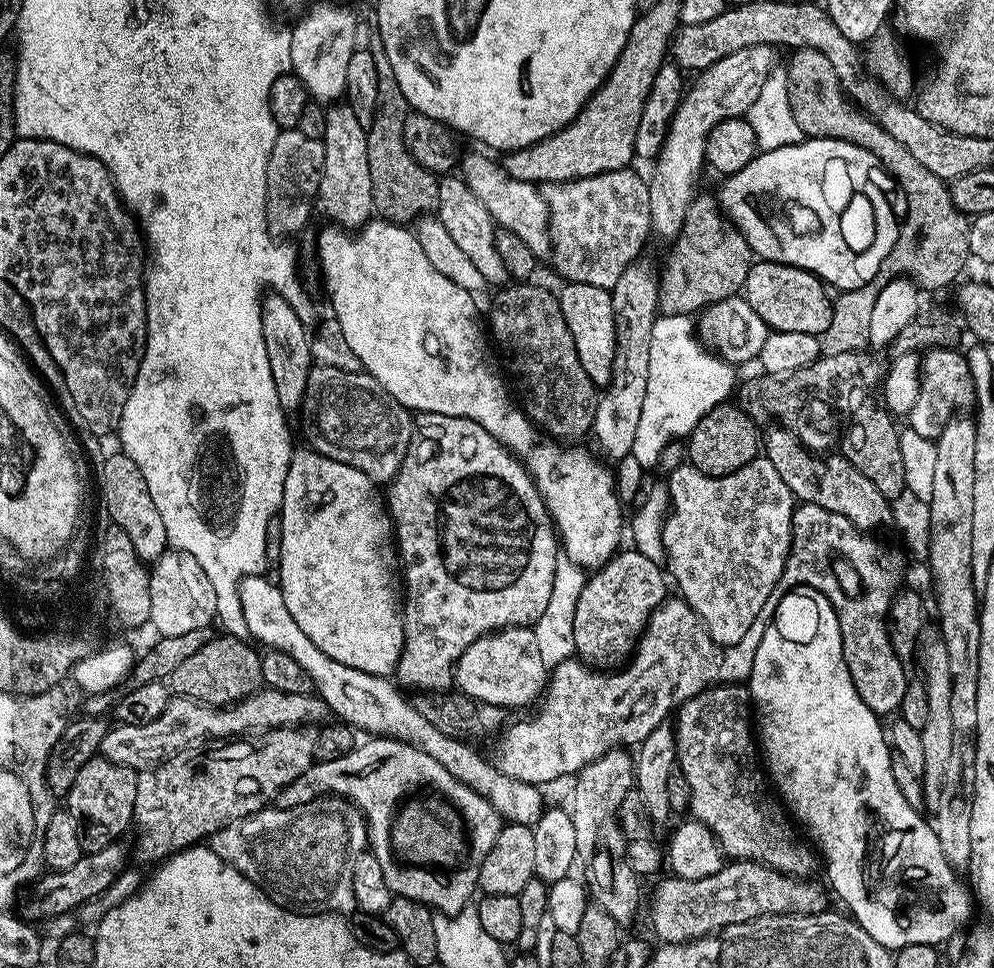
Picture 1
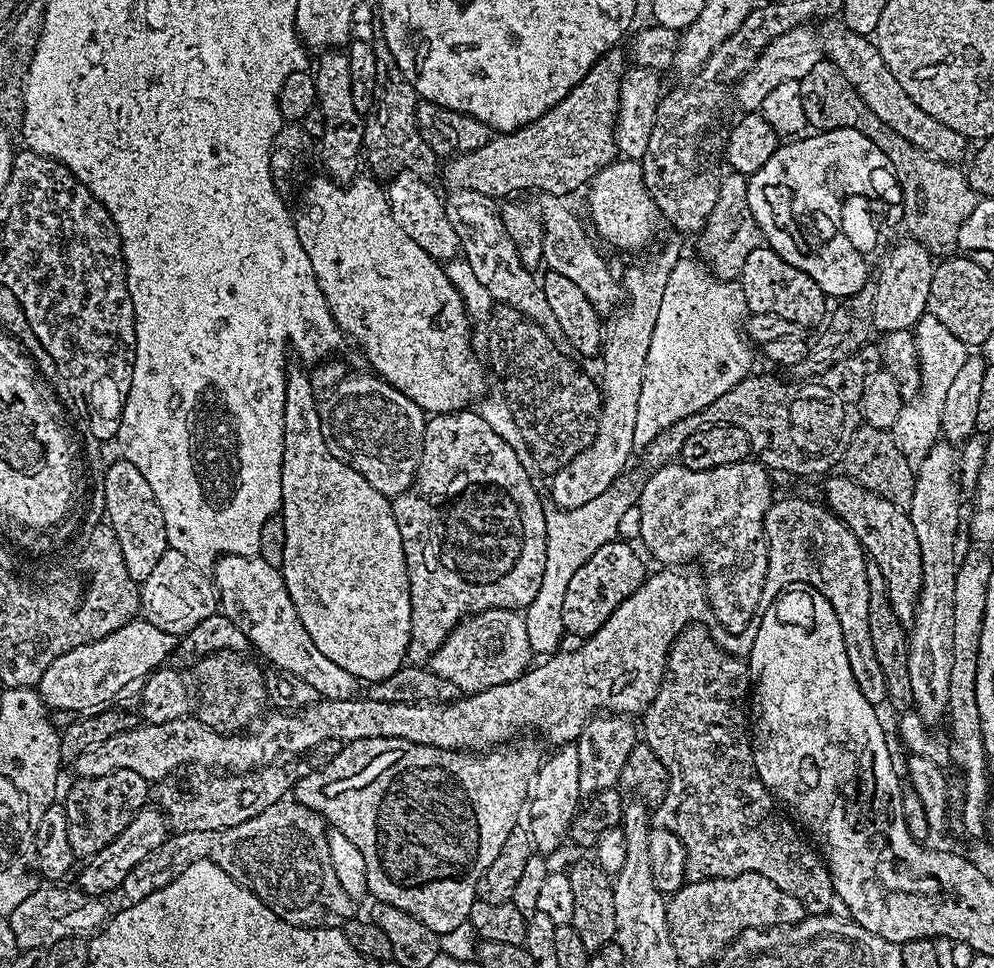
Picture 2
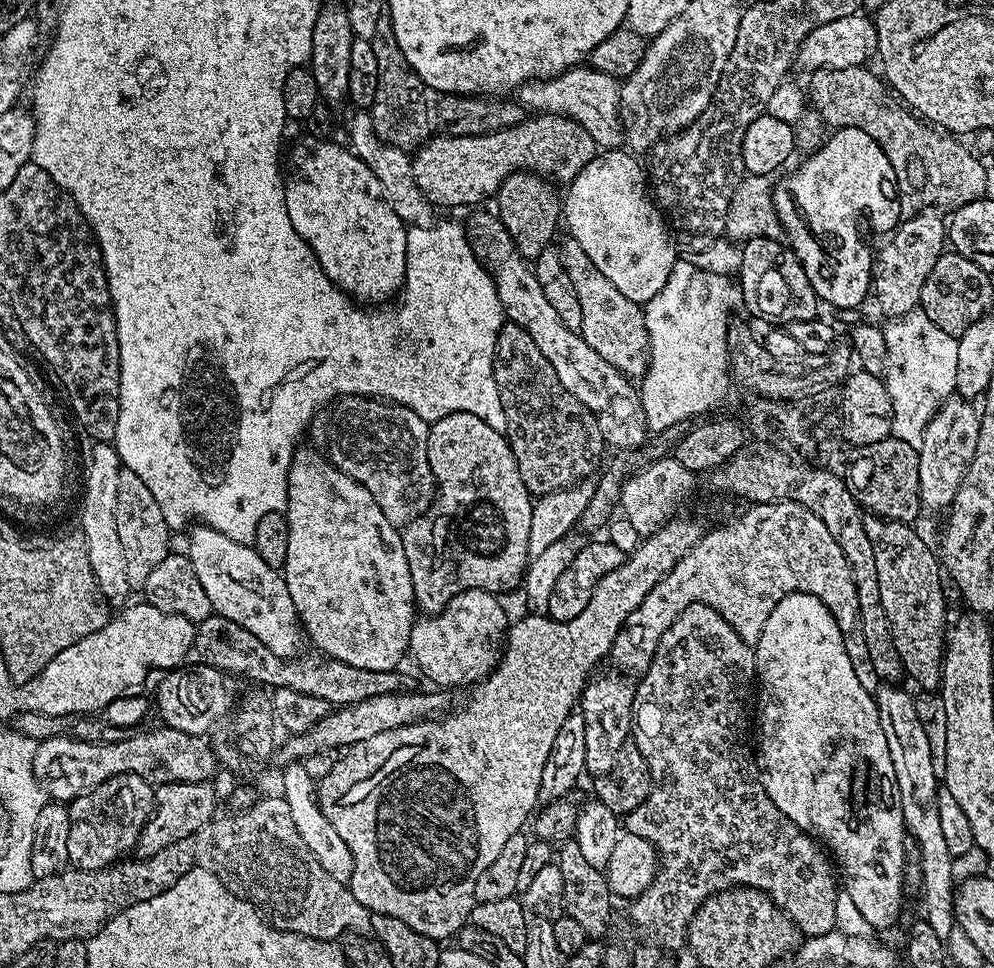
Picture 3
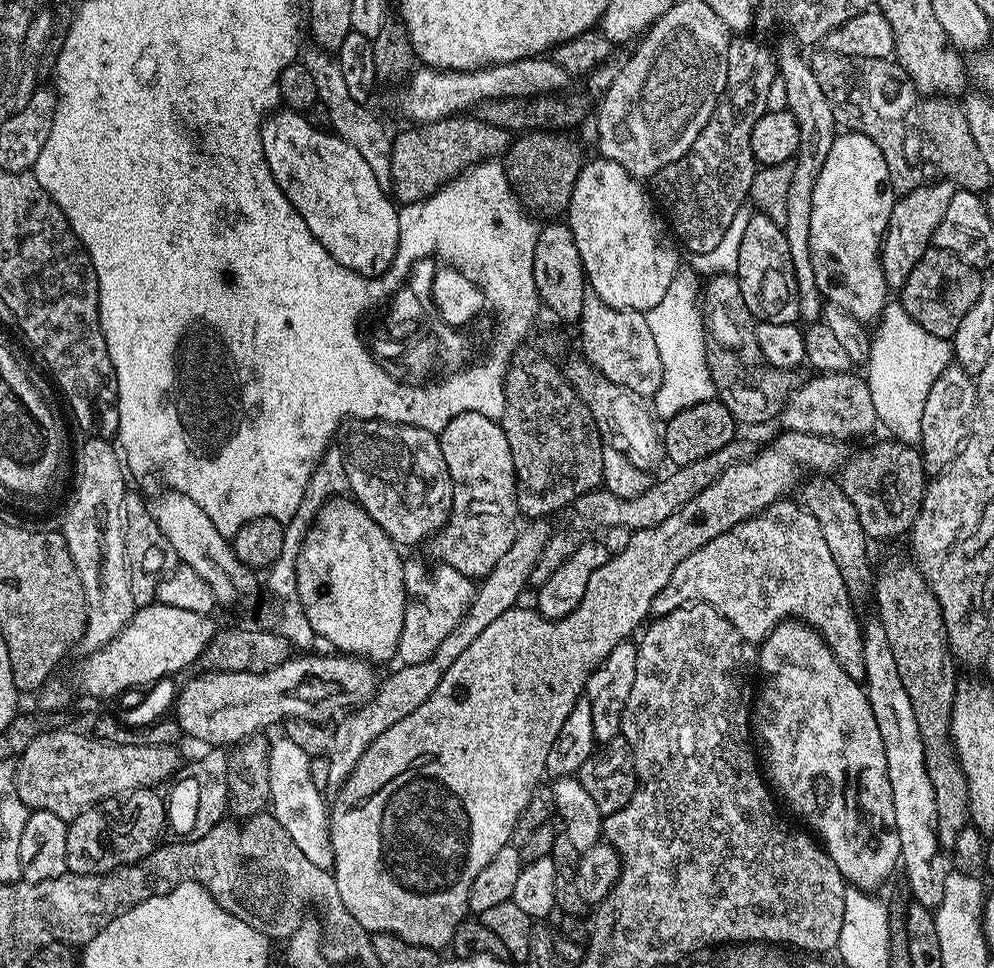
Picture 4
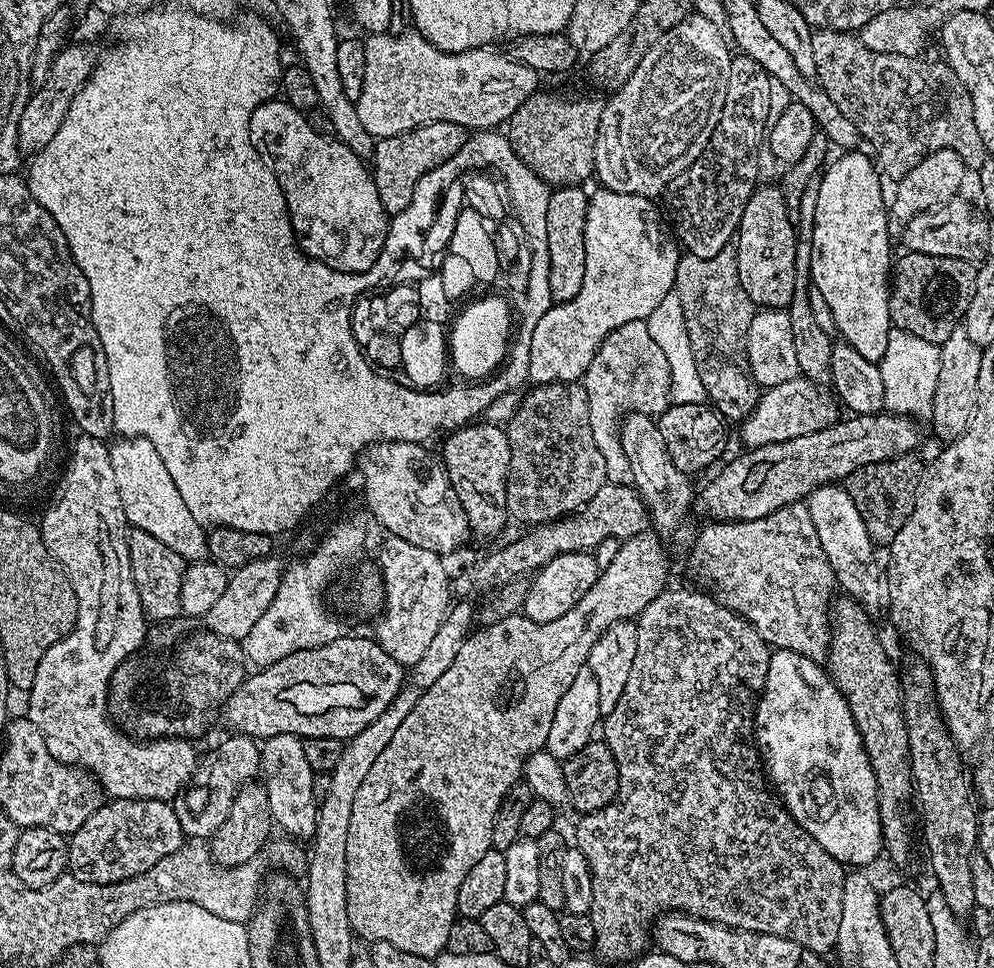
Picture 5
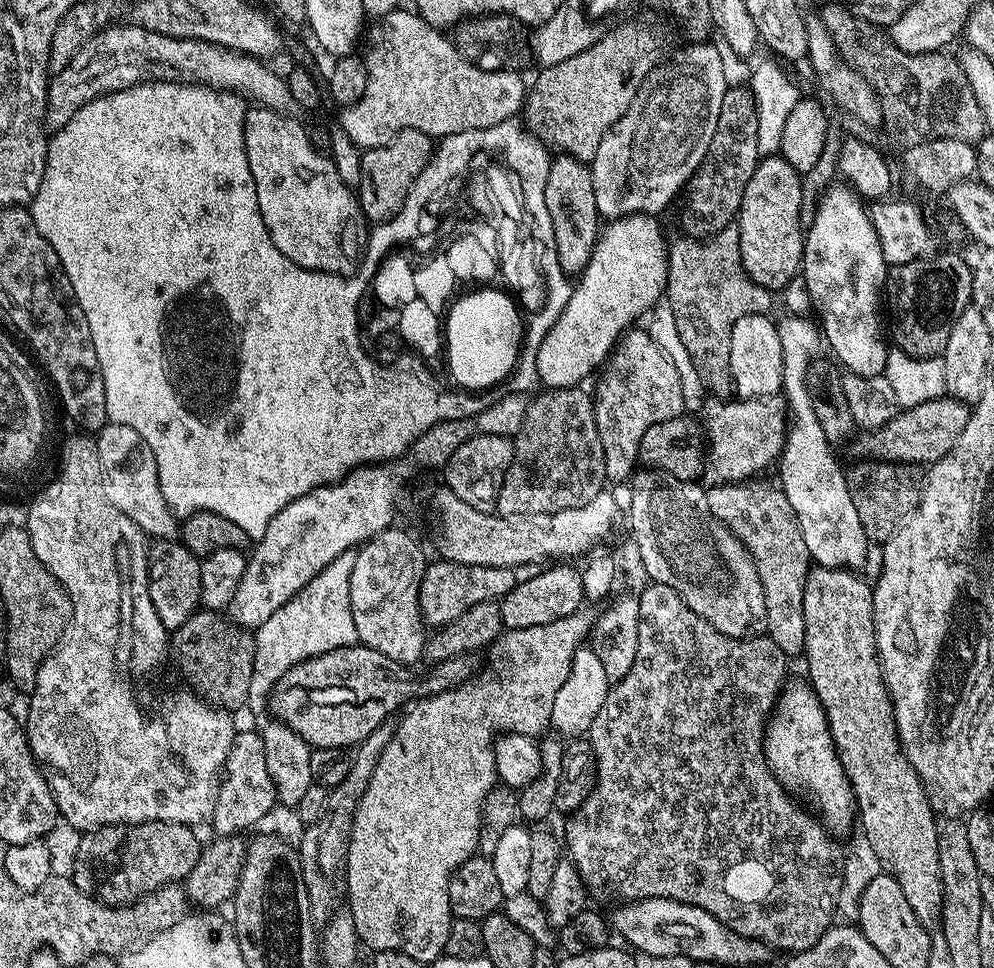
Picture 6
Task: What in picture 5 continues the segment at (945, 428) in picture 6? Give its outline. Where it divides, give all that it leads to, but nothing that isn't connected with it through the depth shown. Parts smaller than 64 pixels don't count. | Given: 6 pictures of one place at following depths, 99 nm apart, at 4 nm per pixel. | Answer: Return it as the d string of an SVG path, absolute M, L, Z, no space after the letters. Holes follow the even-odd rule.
M852 414L847 418L849 420L837 419L829 423L828 427L819 428L808 436L790 438L786 442L774 442L761 448L749 449L743 451L742 456L734 457L704 488L704 508L712 515L711 519L716 522L727 522L766 518L766 514L774 514L774 510L782 506L803 501L812 491L821 488L824 484L847 481L848 476L854 474L854 470L862 470L862 466L915 453L917 451L915 448L920 444L920 428L916 425L919 423L911 416Z

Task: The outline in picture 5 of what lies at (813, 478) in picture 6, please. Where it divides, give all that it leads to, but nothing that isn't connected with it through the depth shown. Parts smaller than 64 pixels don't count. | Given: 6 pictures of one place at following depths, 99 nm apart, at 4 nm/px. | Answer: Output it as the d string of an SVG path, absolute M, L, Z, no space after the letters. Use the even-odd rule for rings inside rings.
M839 483L824 484L816 488L806 497L810 510L810 518L814 520L814 530L818 530L818 542L822 542L822 550L826 550L828 565L834 570L836 583L841 589L876 588L882 584L882 572L876 569L876 556L868 552L873 547L872 539L866 534L866 522L862 522L862 514L858 514L858 506L850 498L847 487Z

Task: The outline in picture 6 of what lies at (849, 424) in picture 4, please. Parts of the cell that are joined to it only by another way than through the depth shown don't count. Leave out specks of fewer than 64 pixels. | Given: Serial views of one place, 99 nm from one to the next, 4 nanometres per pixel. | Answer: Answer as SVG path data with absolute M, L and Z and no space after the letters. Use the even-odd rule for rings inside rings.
M765 398L763 400L733 399L733 404L724 404L712 417L706 420L706 456L710 468L716 471L715 479L720 482L744 482L755 472L763 470L767 464L777 463L781 449L784 448L786 435L786 404L780 398Z

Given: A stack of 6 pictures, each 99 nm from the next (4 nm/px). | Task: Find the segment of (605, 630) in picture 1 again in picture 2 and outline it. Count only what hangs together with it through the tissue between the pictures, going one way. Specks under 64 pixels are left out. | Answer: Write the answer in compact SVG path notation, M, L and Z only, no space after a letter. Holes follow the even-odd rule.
M616 539L598 546L598 550L594 550L594 554L590 554L590 558L586 558L578 570L574 570L574 578L570 578L570 586L566 586L566 598L562 598L562 622L569 637L587 638L595 634L607 622L610 614L614 614L617 606L644 583L645 557L632 548L635 547L631 543Z

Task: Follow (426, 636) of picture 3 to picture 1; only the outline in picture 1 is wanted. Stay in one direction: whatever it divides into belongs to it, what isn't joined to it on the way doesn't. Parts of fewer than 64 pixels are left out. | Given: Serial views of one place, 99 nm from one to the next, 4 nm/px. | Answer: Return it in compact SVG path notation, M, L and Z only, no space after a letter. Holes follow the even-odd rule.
M528 626L501 628L479 636L456 659L454 669L454 684L459 691L481 705L493 704L496 708L531 705L543 693L549 678L550 670L542 662L535 631Z

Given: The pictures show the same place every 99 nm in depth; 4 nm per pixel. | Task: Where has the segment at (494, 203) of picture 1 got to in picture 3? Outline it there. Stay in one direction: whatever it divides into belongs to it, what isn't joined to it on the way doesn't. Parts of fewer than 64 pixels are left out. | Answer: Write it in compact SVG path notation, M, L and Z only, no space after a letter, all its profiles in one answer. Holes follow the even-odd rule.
M565 239L562 255L566 274L574 282L574 294L578 294L578 306L582 306L582 326L579 334L591 350L614 366L627 378L643 377L648 368L648 331L644 325L644 309L630 302L626 294L614 288L614 282L602 275L602 270L590 262L586 250L574 239Z

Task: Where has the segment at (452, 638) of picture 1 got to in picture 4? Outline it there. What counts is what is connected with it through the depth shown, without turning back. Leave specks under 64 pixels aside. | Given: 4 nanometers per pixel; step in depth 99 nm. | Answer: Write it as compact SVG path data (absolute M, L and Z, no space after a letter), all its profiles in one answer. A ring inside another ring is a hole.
M480 412L458 414L439 432L442 458L446 458L446 466L452 479L452 513L439 532L435 533L436 556L440 564L449 564L464 576L483 578L499 562L514 542L518 525L518 509L516 507L516 471L510 454L510 442L506 442L506 434L499 423L486 418Z

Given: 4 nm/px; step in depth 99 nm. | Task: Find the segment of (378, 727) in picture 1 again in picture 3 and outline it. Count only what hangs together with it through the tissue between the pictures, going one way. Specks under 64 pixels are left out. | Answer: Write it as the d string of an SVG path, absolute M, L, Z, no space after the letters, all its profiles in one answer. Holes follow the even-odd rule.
M196 526L188 534L186 555L190 563L193 564L198 582L201 583L210 600L213 613L240 623L274 654L285 658L296 656L302 648L300 645L300 636L302 640L301 622L300 617L296 614L296 607L290 598L290 590L286 586L281 569L266 566L266 562L262 562L262 558L258 558L256 550L251 544L234 542L234 538L226 538L226 534L218 534L218 530L213 528Z

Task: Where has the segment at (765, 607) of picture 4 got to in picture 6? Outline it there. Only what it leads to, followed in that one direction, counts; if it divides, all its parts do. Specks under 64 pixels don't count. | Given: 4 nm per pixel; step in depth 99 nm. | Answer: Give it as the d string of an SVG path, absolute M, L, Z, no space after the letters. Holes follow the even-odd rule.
M716 482L704 493L704 507L708 515L721 520L728 529L744 543L744 549L752 555L754 566L758 570L758 578L762 582L762 594L766 598L766 622L768 639L772 640L784 652L784 655L799 657L804 650L804 611L802 598L806 578L810 571L810 557L806 550L806 538L802 538L802 530L798 526L798 518L790 506L790 502L779 487L767 488L756 482Z

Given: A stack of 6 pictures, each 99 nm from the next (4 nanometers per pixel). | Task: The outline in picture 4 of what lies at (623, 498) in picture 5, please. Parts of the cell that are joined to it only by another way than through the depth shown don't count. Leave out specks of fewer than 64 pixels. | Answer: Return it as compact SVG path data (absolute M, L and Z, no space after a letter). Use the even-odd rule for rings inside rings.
M737 438L726 442L726 446L722 446L722 450L714 450L714 454L706 454L706 458L698 458L698 462L673 467L671 469L673 472L665 480L657 479L652 487L647 488L638 498L623 500L607 490L597 490L579 496L575 507L577 509L592 508L593 522L601 524L600 528L604 530L614 526L624 526L631 530L658 526L658 522L666 522L666 518L670 518L670 514L682 510L682 506L686 506L686 502L690 502L690 498L698 498L698 494L702 494L702 490L714 486L714 482L718 478L722 478L722 474L726 474L726 470L730 470L730 466L738 466L740 462L754 458L757 453L758 444L752 440Z

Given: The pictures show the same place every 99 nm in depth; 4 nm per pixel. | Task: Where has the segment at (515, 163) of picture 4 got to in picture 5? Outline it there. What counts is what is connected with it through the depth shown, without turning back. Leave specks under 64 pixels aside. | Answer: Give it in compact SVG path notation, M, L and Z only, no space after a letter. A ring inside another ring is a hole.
M537 90L533 96L526 98L526 102L522 102L522 106L518 106L516 113L506 121L508 141L512 143L512 148L518 154L518 158L522 158L522 162L526 162L526 166L530 166L530 170L534 174L538 174L538 178L542 178L545 185L551 186L553 189L583 185L585 183L583 180L589 179L591 181L596 171L596 139L598 138L598 126L602 118L605 101L603 99L595 100L592 96L559 96L556 92L544 91Z

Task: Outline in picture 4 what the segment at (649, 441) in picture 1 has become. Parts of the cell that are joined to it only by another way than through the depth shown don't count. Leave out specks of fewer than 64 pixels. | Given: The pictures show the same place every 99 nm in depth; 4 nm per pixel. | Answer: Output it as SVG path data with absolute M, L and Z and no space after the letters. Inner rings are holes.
M691 270L677 271L662 302L658 302L658 306L651 308L646 315L650 334L654 334L654 343L658 345L658 358L662 358L662 386L658 386L654 397L654 412L661 421L667 422L674 414L716 396L708 365L701 277Z

